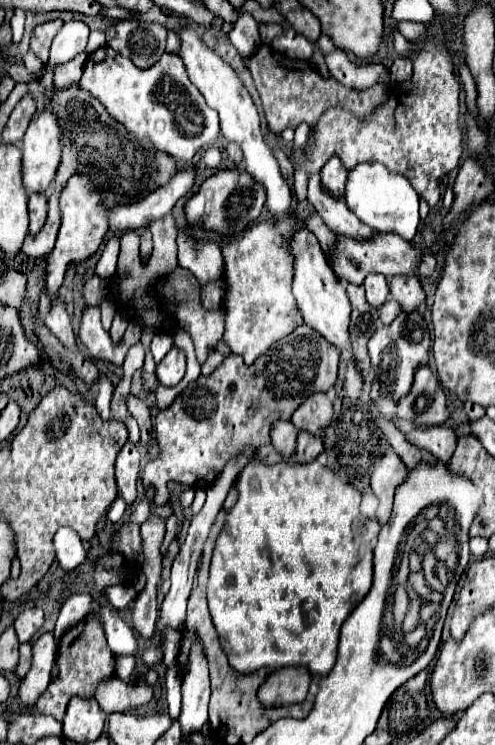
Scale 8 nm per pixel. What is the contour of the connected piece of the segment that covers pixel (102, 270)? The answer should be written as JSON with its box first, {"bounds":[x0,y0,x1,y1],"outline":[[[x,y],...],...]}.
{"bounds":[95,237,119,277],"outline":[[[111,237],[109,243],[105,245],[105,249],[101,251],[101,257],[95,265],[95,273],[99,277],[111,277],[115,275],[117,269],[117,257],[119,257],[119,237]]]}

